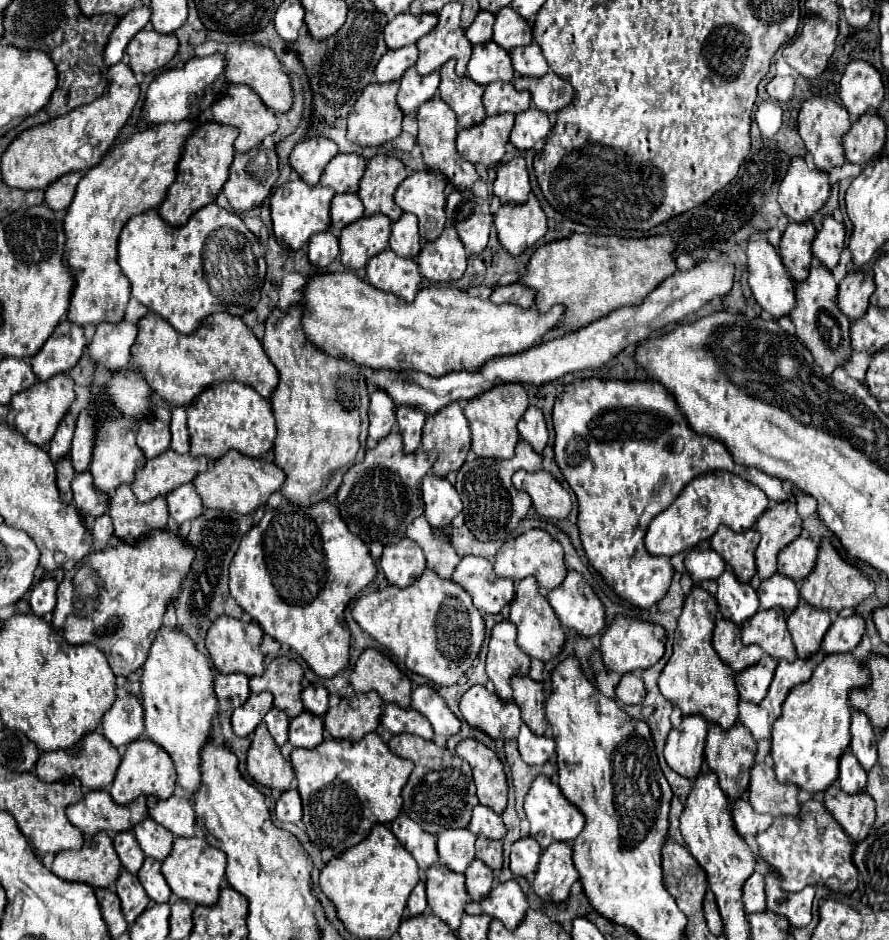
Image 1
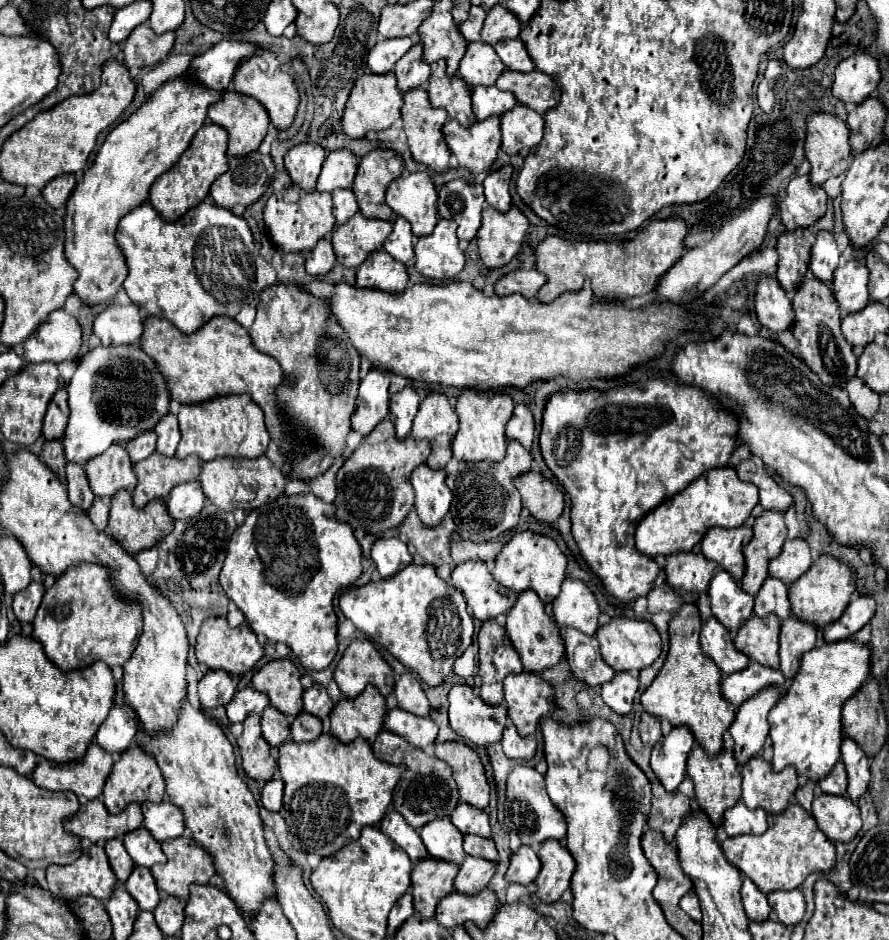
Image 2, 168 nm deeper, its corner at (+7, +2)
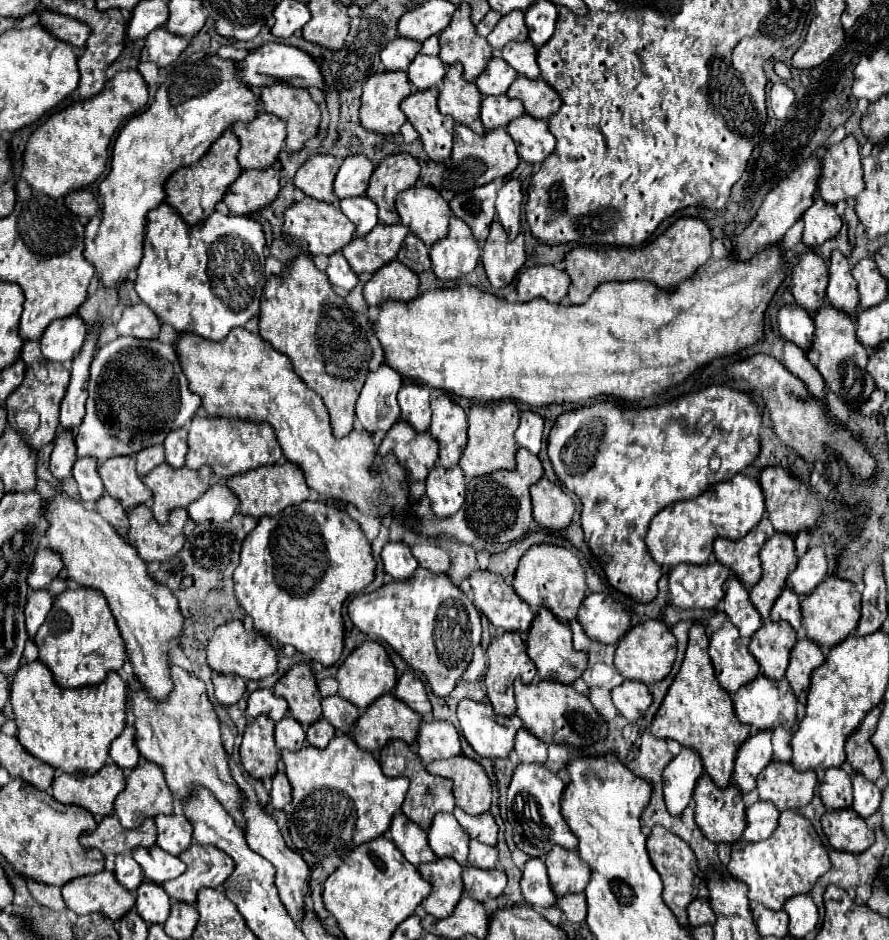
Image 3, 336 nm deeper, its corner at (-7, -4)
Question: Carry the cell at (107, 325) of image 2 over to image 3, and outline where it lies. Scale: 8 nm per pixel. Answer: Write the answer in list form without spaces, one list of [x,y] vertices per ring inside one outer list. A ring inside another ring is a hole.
[[[162,202],[148,214],[144,258],[138,266],[138,278],[134,282],[134,290],[144,304],[140,302],[124,310],[118,322],[118,334],[150,340],[158,338],[160,322],[166,322],[178,332],[198,334],[212,342],[224,340],[232,328],[244,326],[252,316],[258,314],[262,288],[266,284],[264,260],[264,232],[256,220],[248,216],[224,216],[220,212],[214,212],[210,218],[206,218],[206,222],[190,226],[180,218],[176,210],[172,210],[172,206]]]

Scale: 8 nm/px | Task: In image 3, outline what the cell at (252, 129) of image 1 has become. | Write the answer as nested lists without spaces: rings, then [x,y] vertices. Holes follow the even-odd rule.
[[[266,112],[258,114],[248,124],[236,122],[232,130],[242,144],[238,154],[238,162],[242,168],[270,168],[276,162],[286,140],[286,124]]]

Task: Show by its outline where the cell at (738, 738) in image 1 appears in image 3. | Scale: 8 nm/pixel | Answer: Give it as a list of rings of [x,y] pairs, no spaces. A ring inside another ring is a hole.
[[[702,776],[694,790],[694,820],[702,834],[714,844],[734,844],[742,838],[746,826],[746,806],[742,802],[740,790],[730,784],[728,788],[720,790],[708,776]]]

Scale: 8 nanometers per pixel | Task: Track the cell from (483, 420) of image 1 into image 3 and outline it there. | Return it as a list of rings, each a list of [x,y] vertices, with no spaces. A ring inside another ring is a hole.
[[[514,402],[474,404],[468,412],[468,444],[460,458],[460,468],[464,470],[464,476],[476,478],[498,470],[514,470],[516,466],[514,430],[518,428],[518,422],[520,422],[520,412]]]

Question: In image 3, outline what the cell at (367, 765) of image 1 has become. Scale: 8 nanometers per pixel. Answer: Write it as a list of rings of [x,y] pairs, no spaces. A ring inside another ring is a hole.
[[[340,734],[332,738],[326,748],[304,746],[298,752],[282,750],[282,762],[286,766],[288,778],[282,772],[276,772],[272,776],[270,802],[274,808],[282,810],[290,802],[290,786],[292,786],[292,802],[284,808],[288,816],[288,830],[290,830],[292,846],[298,852],[310,852],[316,860],[330,860],[336,866],[356,846],[382,836],[390,828],[390,818],[402,806],[406,790],[408,790],[406,778],[386,778],[378,762],[374,760],[374,756],[368,750],[358,748],[356,742],[348,734]]]

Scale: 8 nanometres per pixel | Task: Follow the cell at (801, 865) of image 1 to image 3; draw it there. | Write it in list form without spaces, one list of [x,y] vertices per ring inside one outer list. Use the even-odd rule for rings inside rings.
[[[782,812],[778,830],[764,842],[738,840],[732,844],[732,860],[726,870],[734,880],[748,886],[748,900],[770,910],[782,910],[784,902],[796,894],[808,894],[814,882],[830,870],[826,848],[822,846],[812,824],[798,812]]]

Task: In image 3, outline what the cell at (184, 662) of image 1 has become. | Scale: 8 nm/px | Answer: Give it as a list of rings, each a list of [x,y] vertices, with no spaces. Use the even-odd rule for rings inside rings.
[[[56,492],[44,514],[50,522],[46,534],[50,548],[62,556],[68,578],[76,580],[80,586],[102,592],[120,628],[136,678],[144,684],[144,690],[148,690],[152,698],[166,698],[172,686],[168,674],[168,640],[178,640],[178,634],[182,634],[178,600],[166,586],[150,578],[146,562],[138,558],[134,546],[124,542],[124,538],[120,538],[96,510],[86,510],[82,502],[70,498],[66,492]]]

